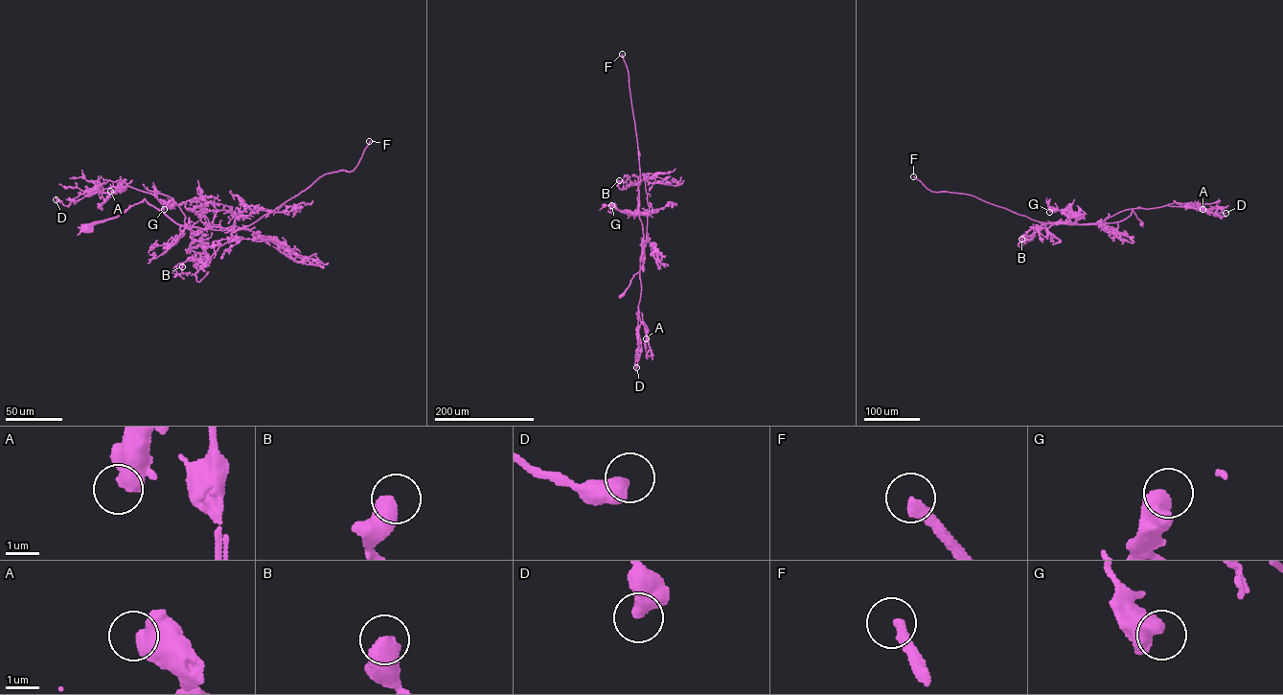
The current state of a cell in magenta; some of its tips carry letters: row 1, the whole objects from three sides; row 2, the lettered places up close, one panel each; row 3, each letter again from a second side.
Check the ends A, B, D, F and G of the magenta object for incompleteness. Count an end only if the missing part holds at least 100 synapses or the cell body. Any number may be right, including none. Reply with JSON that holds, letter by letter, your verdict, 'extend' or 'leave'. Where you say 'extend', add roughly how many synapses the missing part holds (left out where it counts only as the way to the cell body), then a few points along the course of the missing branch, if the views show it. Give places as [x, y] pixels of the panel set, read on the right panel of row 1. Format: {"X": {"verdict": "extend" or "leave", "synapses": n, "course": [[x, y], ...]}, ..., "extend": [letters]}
{"A": {"verdict": "extend", "synapses": 180, "course": [[1202, 209], [1213, 203], [1221, 204]]}, "B": {"verdict": "leave"}, "D": {"verdict": "leave"}, "F": {"verdict": "extend", "synapses": 2000}, "G": {"verdict": "leave"}, "extend": ["A", "F"]}

